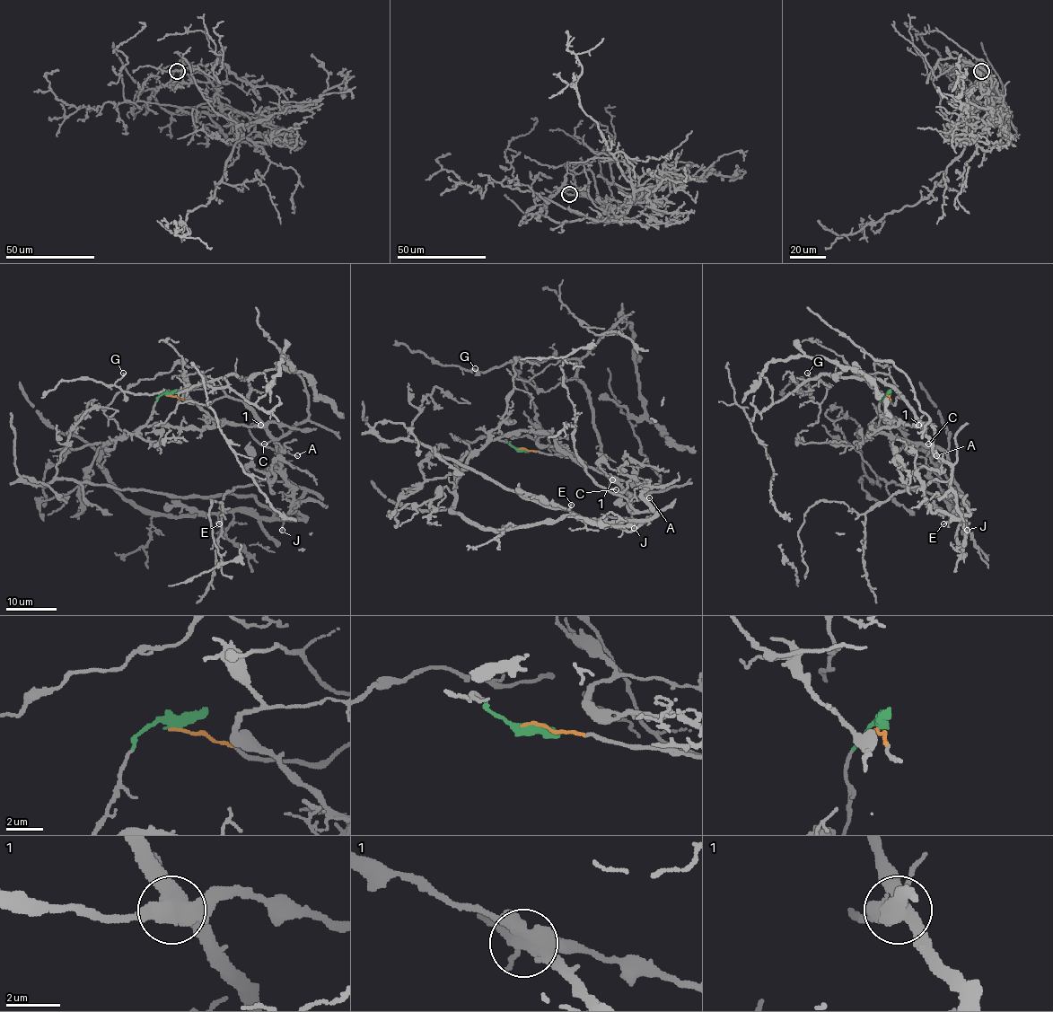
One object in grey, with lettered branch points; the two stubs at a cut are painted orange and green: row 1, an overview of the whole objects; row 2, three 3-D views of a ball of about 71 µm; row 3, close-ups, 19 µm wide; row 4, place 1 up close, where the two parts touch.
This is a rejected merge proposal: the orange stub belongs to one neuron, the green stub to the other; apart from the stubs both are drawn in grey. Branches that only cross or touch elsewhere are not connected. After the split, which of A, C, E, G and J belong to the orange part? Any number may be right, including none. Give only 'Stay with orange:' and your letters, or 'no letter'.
Stay with orange: A, C, G

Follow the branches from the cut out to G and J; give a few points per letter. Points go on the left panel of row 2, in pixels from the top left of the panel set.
G: (169, 395), (244, 401), (250, 382), (229, 375), (226, 385), (135, 394), (114, 383), (123, 373)
J: (169, 394), (147, 422), (104, 444), (99, 464), (107, 479), (148, 510), (250, 511), (278, 517), (282, 531)

